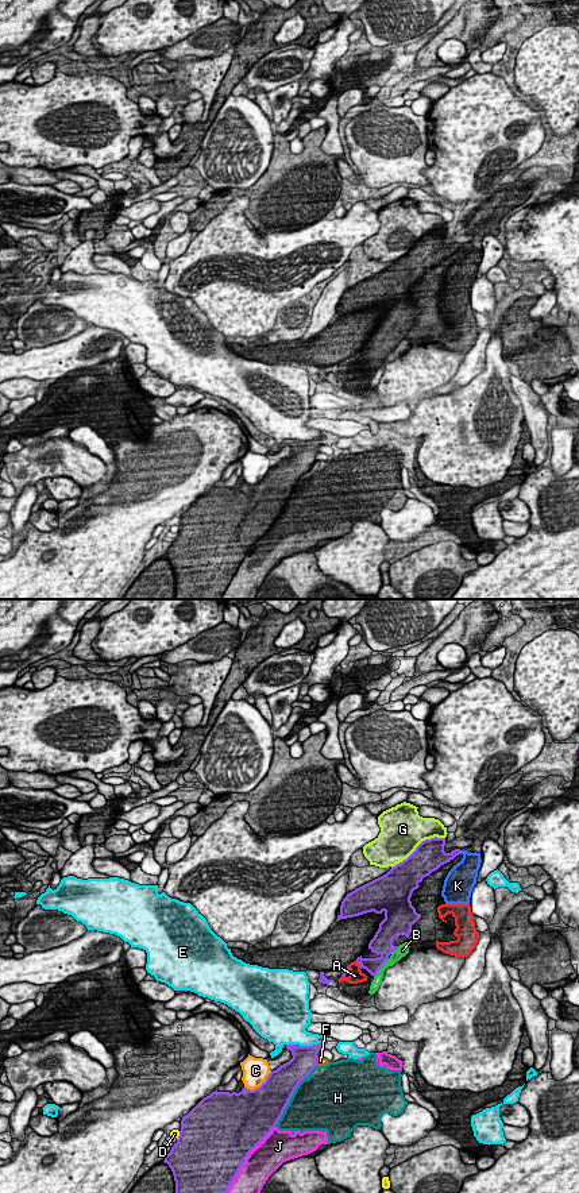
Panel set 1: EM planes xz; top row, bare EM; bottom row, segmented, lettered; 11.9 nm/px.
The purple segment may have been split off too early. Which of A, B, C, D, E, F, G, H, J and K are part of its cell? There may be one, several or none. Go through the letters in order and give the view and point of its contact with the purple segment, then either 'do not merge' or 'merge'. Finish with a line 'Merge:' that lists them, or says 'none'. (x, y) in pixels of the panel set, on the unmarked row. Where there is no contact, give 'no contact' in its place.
A: contact xz (361, 361); do not merge
B: contact xz (381, 362); do not merge
C: contact xz (259, 482); do not merge
D: contact xz (180, 531); do not merge
E: contact xz (309, 441); do not merge
F: contact xz (315, 456); do not merge
G: contact xz (417, 242); do not merge
H: contact xz (292, 490); do not merge
J: contact xz (242, 560); do not merge
K: contact xz (460, 247); do not merge
Merge: none

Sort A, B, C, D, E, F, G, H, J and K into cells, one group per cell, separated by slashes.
A K / B / C / D / E / F / G / H J

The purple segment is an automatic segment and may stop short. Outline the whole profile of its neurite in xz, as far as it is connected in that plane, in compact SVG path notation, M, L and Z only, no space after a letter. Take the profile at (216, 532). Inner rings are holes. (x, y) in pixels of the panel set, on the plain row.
M323 439L312 441L286 440L293 453L281 460L277 466L273 466L259 483L254 486L243 483L239 489L215 486L182 513L180 532L163 556L169 560L174 571L174 599L221 599L248 549L271 528L298 479L316 463L317 448L323 445L321 440Z

